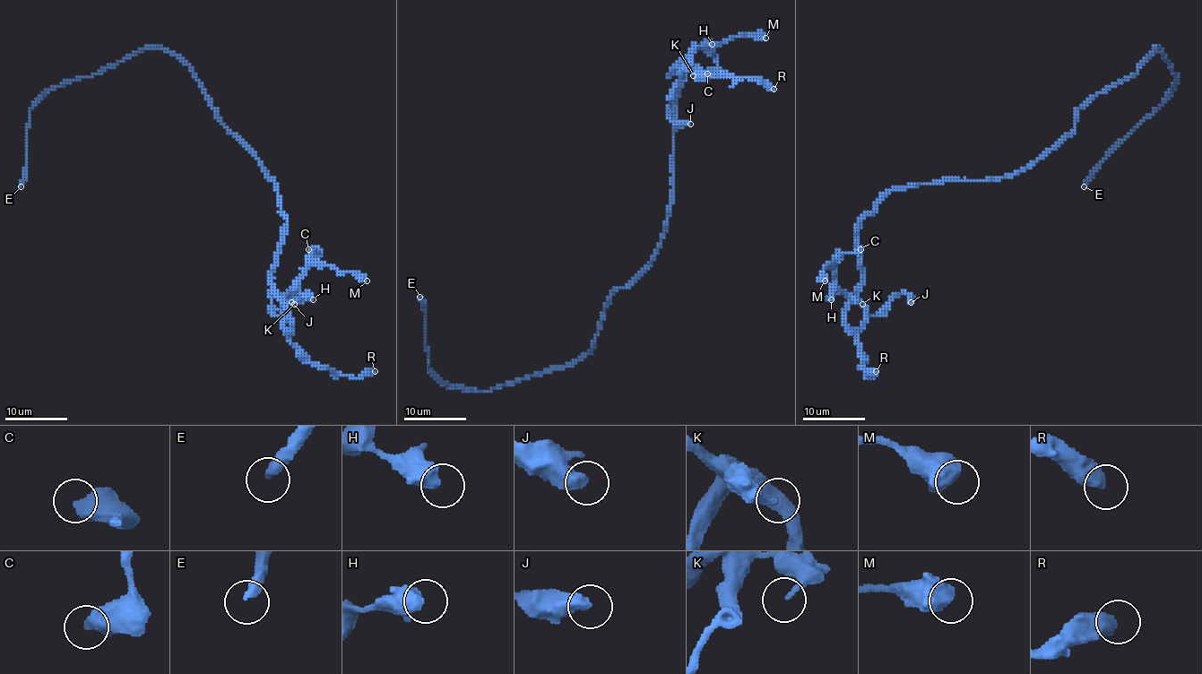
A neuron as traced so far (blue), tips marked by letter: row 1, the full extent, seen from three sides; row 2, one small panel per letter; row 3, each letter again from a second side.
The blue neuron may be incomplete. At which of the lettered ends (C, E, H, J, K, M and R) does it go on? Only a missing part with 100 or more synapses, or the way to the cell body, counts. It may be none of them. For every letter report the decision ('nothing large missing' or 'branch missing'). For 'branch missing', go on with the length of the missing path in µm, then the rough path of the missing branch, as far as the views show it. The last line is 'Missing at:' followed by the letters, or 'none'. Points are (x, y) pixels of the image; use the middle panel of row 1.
C: nothing large missing
E: branch missing; missing 180 µm
H: nothing large missing
J: nothing large missing
K: nothing large missing
M: nothing large missing
R: nothing large missing
Missing at: E

